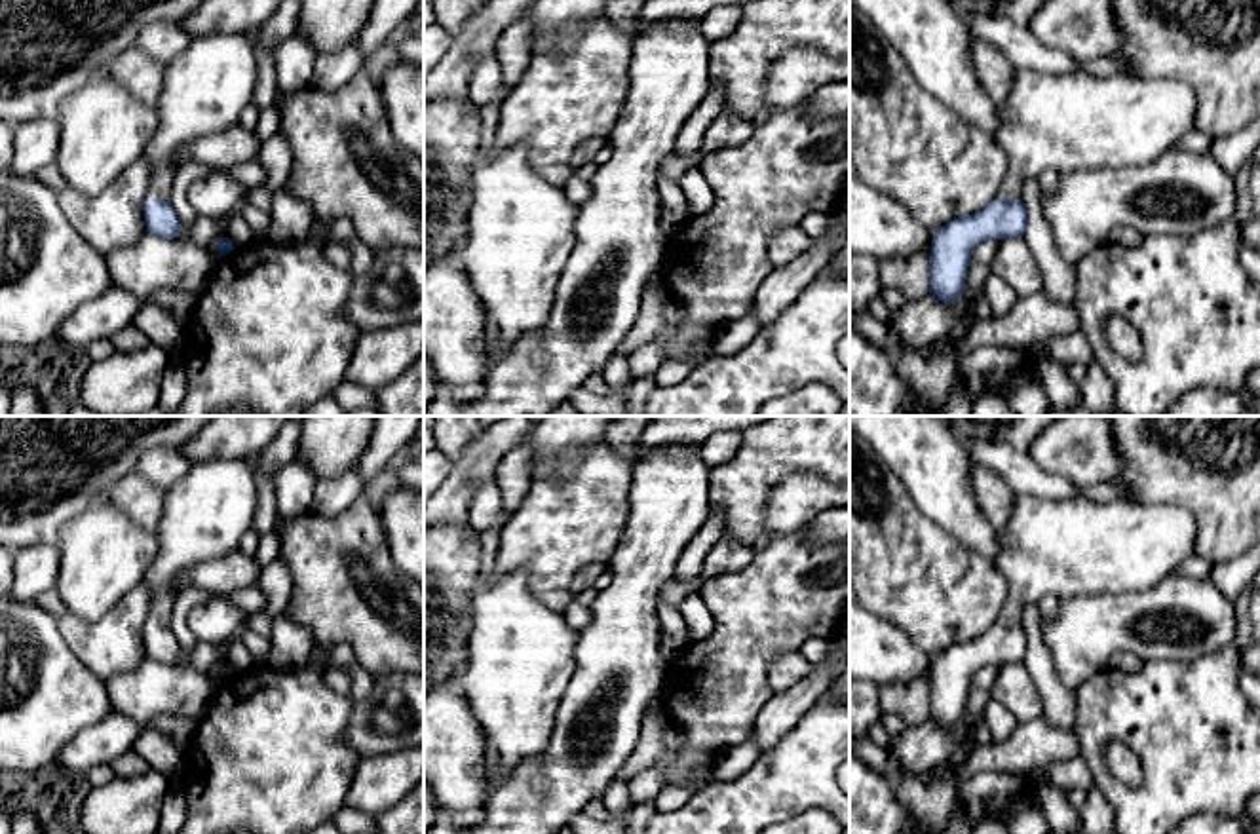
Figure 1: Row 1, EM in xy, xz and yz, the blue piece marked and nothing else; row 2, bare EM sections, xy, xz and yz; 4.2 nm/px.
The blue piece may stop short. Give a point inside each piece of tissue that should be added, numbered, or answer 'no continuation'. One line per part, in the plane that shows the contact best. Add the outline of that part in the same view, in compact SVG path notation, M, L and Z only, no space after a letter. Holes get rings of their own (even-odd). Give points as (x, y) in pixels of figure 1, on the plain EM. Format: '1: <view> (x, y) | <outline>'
1: yz (1078, 546) | M1017 496L1007 526L1000 530L996 564L1009 583L1009 597L996 625L1022 625L1024 608L1049 593L1078 597L1152 589L1174 576L1193 553L1193 536L1195 521L1178 505Z

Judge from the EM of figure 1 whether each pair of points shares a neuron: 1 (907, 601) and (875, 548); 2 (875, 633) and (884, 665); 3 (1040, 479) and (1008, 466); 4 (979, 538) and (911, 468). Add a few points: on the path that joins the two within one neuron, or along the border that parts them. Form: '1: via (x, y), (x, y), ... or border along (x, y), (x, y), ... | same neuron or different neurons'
1: via (907, 587), (907, 580), (888, 561) | same neuron
2: via (875, 641), (875, 648), (884, 658) | same neuron
3: via (1032, 479), (1027, 479), (1015, 468) | same neuron
4: via (964, 521), (928, 485) | same neuron

